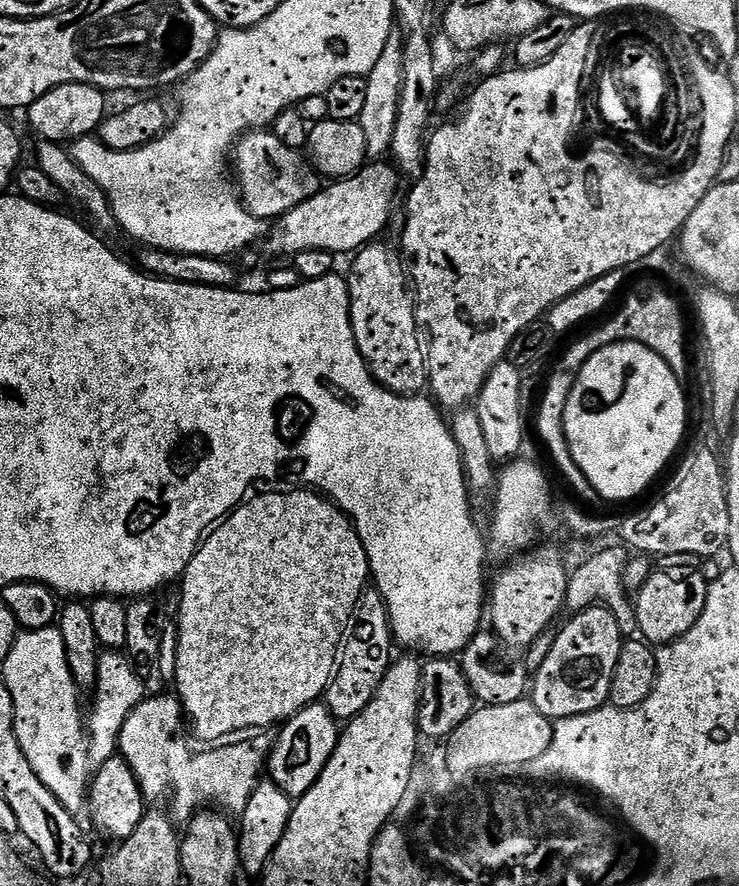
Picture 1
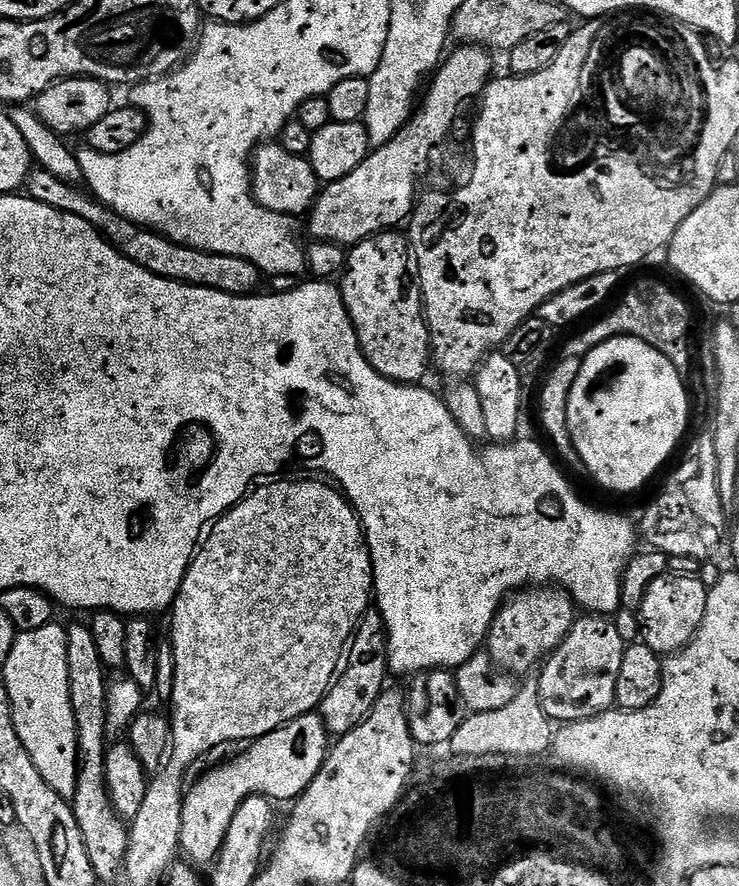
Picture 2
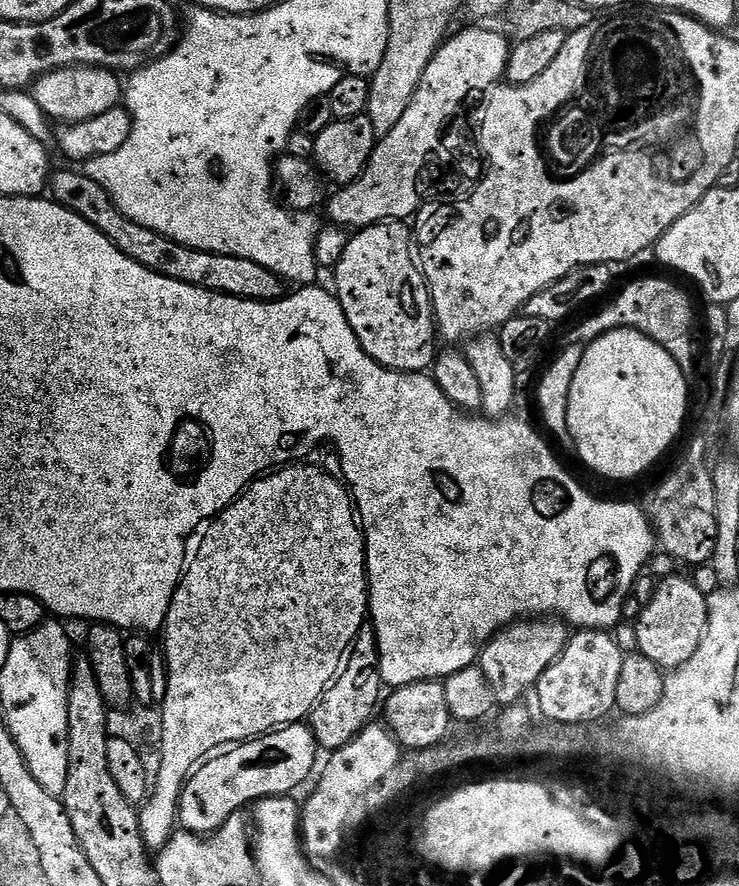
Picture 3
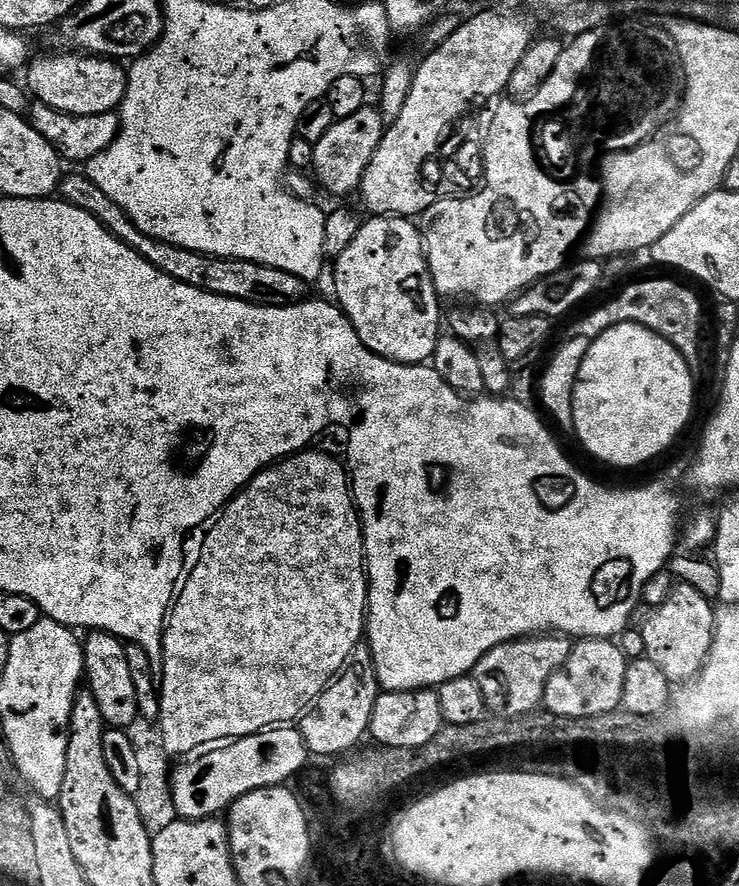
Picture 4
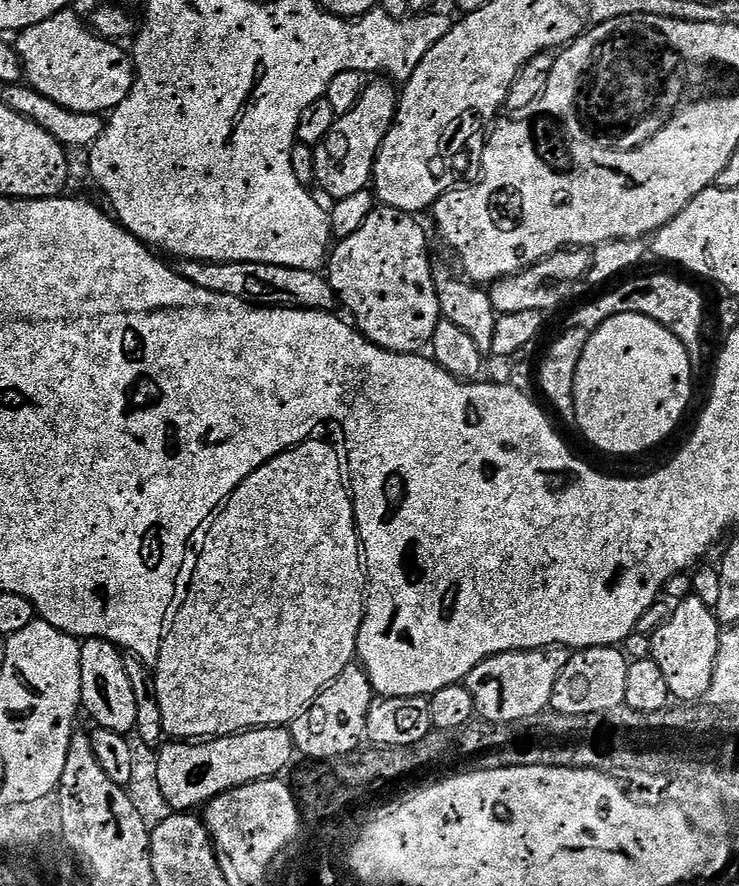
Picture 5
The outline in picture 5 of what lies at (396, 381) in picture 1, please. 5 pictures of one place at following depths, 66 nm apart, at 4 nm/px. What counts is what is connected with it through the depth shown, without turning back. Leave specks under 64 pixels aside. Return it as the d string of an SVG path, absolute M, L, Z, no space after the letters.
M377 206L362 222L362 230L354 230L350 238L340 240L331 249L326 265L330 286L336 291L337 301L352 311L355 327L377 348L385 348L390 354L416 354L427 349L440 321L440 303L436 293L434 260L428 257L428 236L420 229L415 215L397 208Z

